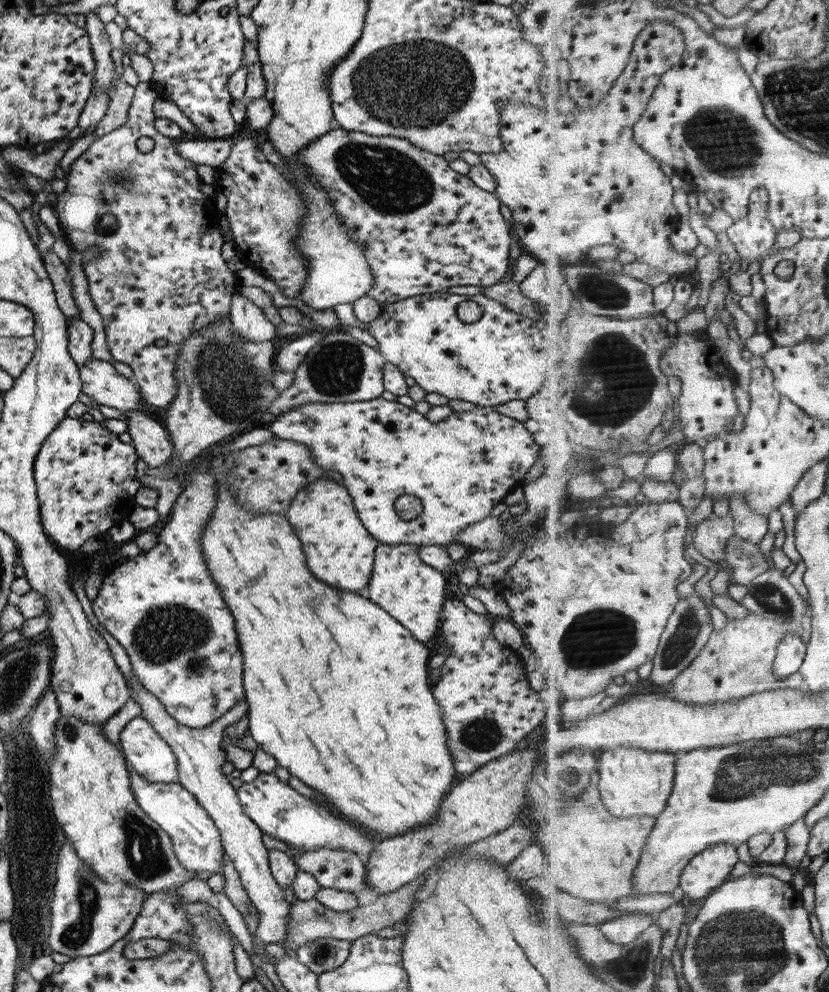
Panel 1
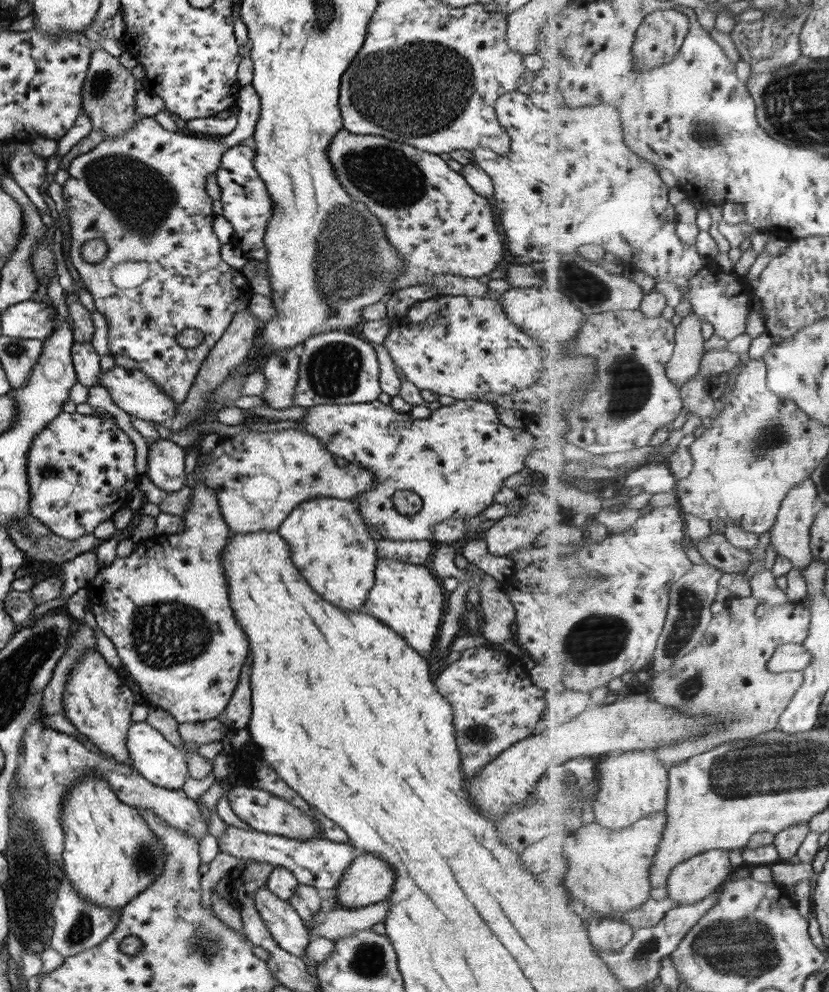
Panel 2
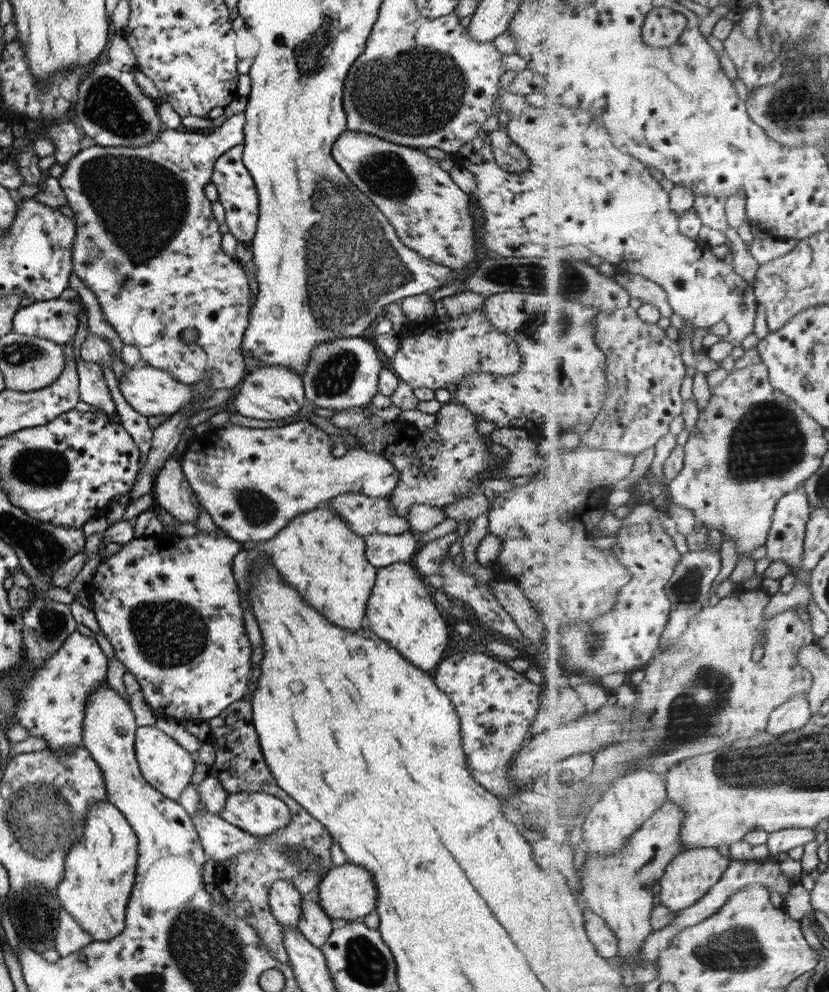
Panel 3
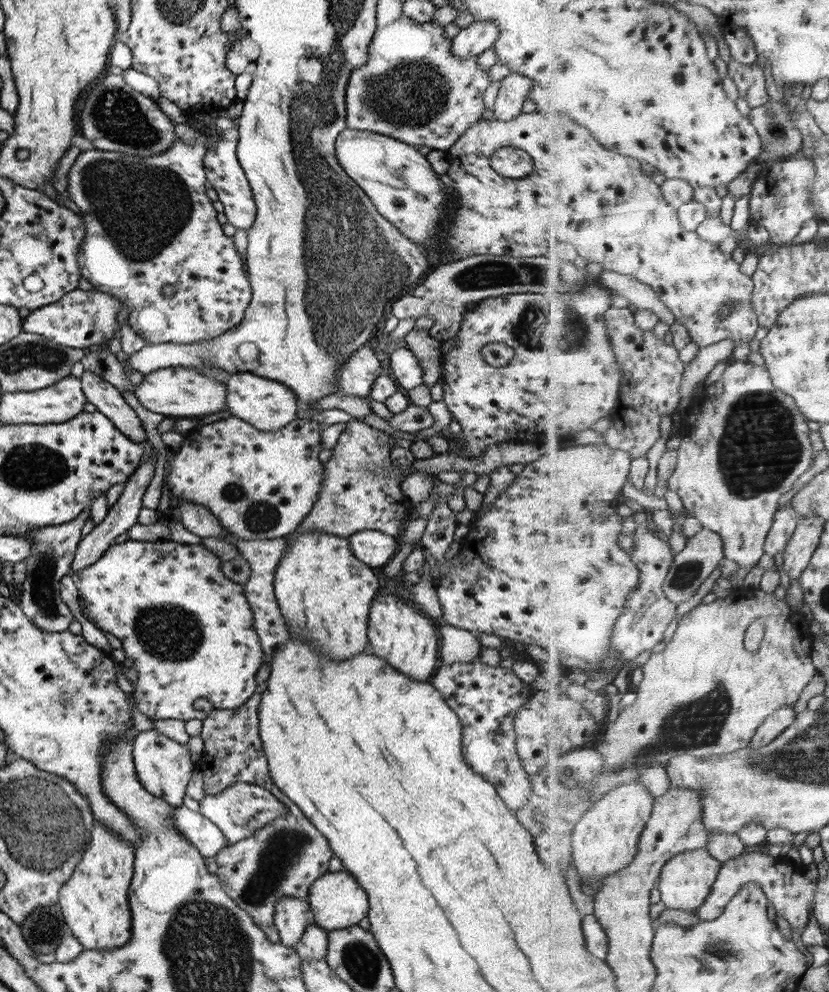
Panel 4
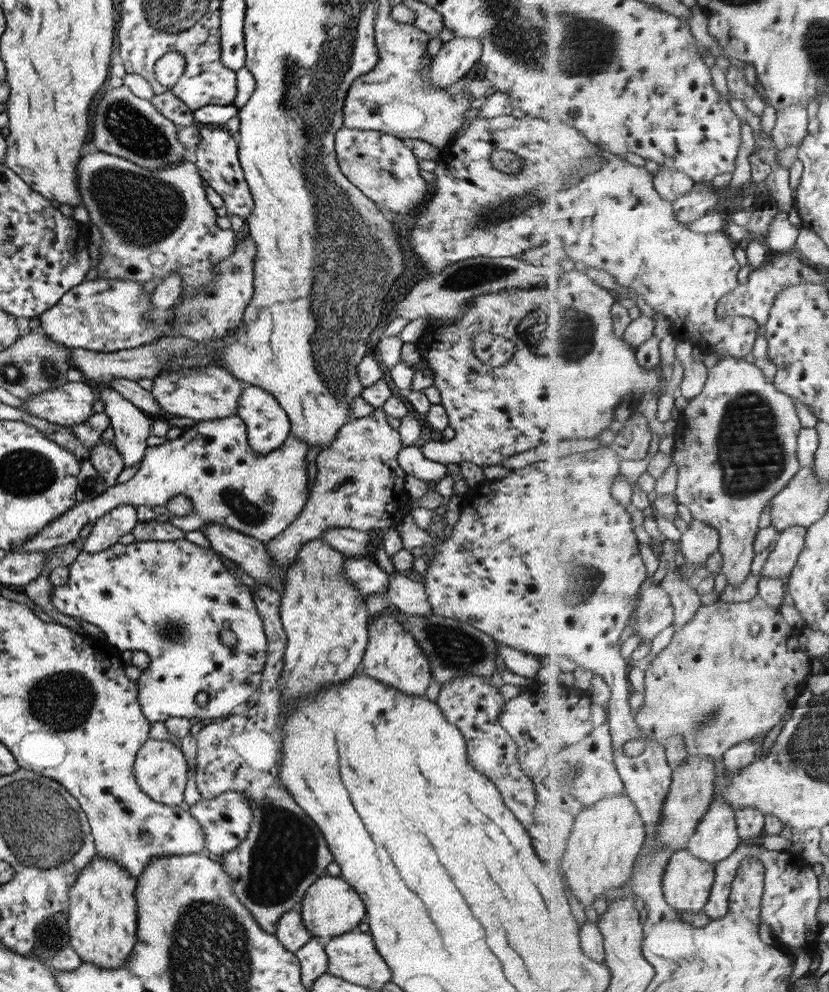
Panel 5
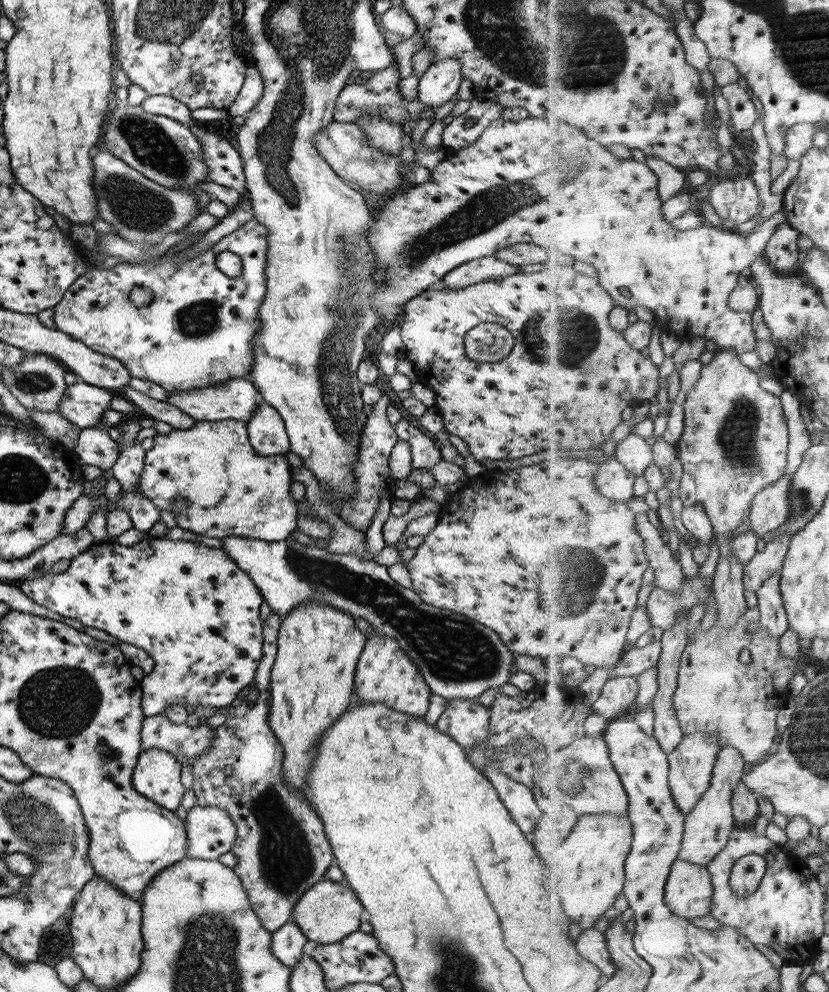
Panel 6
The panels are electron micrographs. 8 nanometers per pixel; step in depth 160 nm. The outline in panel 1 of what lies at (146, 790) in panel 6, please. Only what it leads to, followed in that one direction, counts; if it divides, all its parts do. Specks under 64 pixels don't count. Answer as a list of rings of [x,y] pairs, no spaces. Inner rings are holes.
[[[141,716],[129,720],[118,739],[124,760],[139,776],[153,783],[177,782],[173,751]]]

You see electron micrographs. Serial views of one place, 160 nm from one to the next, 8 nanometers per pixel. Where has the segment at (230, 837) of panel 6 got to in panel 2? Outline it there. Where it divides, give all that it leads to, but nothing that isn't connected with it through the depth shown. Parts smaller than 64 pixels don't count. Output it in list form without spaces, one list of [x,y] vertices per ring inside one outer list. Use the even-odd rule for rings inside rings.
[[[237,785],[228,790],[226,798],[231,810],[234,812],[234,817],[242,820],[257,832],[292,838],[299,842],[302,840],[311,840],[318,834],[318,828],[312,818],[307,817],[303,811],[296,809],[295,806],[290,805],[286,800],[266,790]]]

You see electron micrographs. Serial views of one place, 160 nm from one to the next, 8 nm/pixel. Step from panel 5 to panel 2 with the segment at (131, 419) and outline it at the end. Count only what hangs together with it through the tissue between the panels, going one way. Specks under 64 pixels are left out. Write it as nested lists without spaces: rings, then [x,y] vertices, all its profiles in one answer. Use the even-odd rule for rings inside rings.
[[[74,342],[70,346],[70,357],[77,377],[77,383],[83,387],[97,385],[99,372],[99,355],[95,353],[91,343]]]

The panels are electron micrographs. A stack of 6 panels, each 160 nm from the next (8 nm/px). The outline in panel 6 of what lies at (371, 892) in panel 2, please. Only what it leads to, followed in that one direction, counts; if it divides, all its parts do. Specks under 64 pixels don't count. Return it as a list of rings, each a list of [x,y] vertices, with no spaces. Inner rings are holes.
[[[324,878],[301,895],[293,907],[291,920],[306,940],[328,945],[358,931],[361,912],[362,905],[346,883],[331,882]]]

